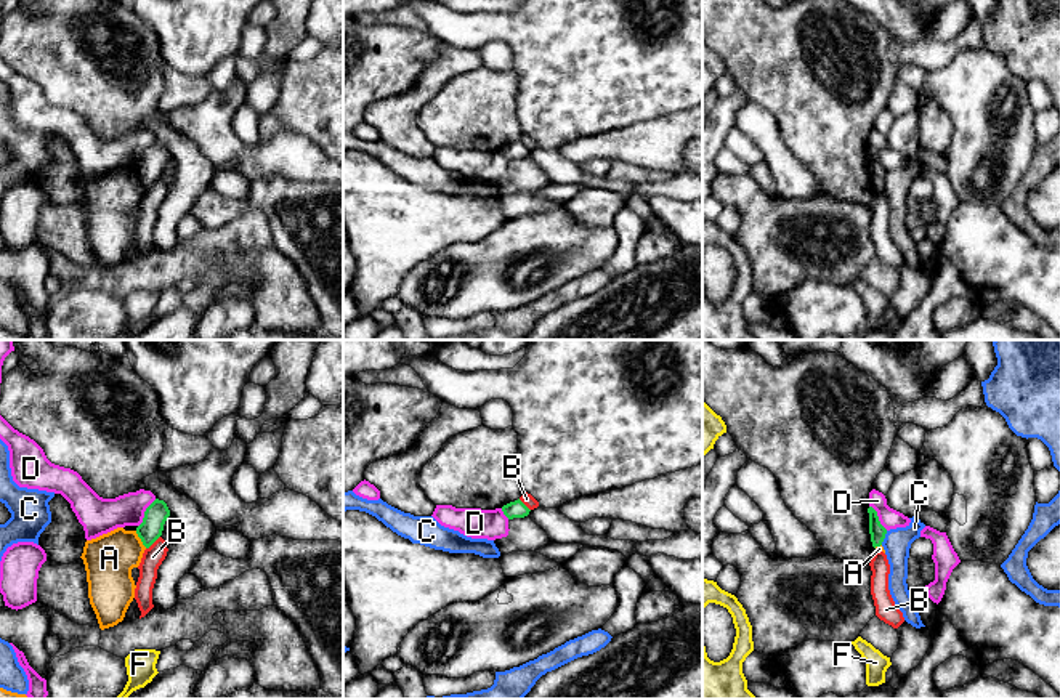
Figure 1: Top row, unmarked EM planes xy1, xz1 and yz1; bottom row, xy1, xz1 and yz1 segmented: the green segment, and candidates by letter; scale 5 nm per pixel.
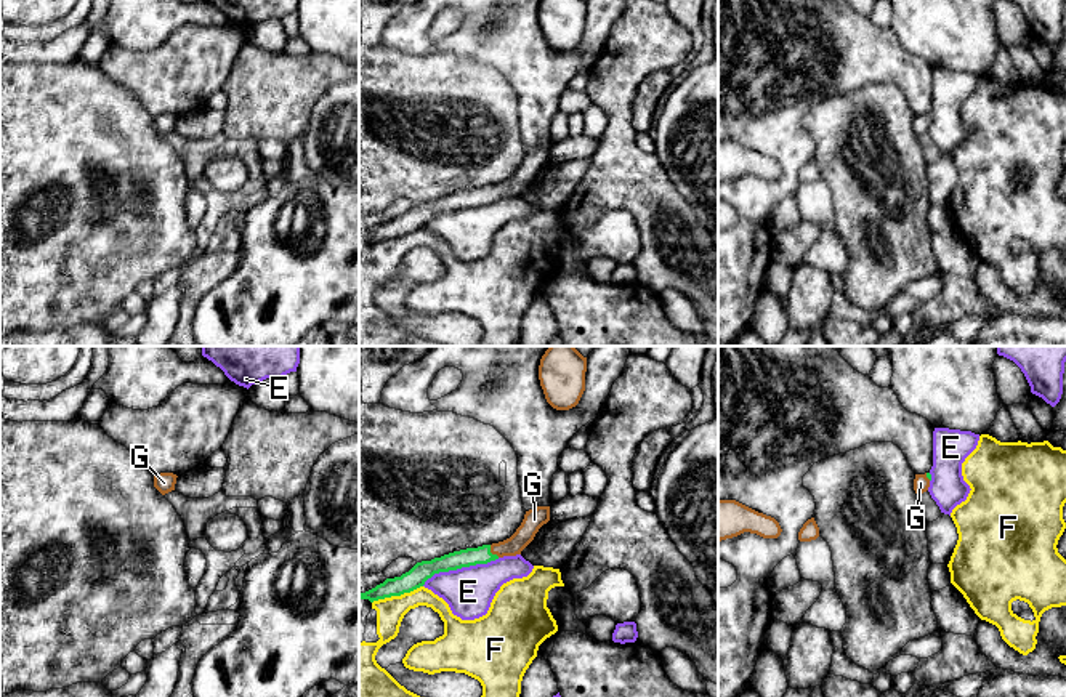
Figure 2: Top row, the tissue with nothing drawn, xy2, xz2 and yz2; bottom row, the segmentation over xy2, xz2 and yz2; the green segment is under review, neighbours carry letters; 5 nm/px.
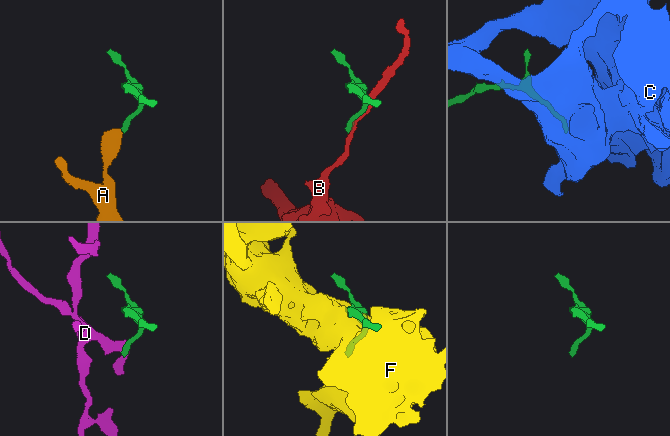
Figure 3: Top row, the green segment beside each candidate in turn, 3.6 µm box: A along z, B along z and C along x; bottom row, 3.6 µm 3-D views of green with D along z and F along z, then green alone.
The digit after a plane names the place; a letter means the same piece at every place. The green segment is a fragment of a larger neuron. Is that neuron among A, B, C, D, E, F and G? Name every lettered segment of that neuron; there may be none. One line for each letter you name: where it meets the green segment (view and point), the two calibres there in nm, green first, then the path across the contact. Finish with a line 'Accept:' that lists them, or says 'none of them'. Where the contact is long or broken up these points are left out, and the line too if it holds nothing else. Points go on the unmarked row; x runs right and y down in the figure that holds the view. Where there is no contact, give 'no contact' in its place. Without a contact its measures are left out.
G: xz2 (491, 194) | 90/100 nm | across xz2 (481, 196), (491, 194), (512, 188), (524, 175)
Accept: G

